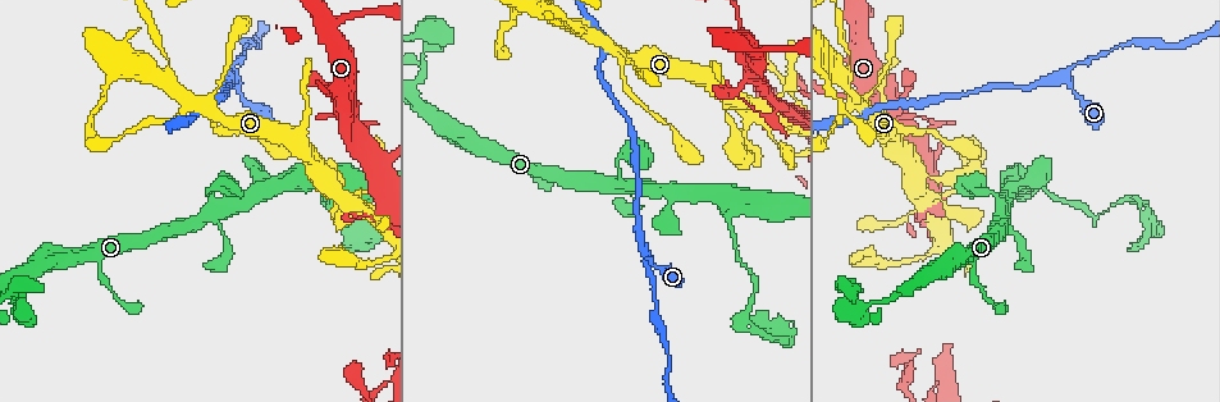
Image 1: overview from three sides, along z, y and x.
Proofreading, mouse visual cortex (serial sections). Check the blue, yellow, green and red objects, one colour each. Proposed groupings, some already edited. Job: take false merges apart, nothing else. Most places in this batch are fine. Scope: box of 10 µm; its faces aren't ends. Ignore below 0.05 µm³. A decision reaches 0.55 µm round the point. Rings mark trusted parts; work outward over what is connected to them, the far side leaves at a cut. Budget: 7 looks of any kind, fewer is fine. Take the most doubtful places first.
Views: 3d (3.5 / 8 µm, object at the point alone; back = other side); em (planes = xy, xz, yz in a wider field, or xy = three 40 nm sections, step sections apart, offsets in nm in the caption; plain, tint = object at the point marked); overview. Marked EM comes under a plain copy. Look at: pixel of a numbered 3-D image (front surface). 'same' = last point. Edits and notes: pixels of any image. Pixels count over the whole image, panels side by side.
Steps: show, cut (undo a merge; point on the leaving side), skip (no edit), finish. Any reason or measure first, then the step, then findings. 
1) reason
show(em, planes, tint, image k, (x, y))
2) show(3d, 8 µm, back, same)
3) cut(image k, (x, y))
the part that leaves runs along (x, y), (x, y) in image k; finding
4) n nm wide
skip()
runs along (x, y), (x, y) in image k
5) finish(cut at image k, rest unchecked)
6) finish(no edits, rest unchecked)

sudden change in width
show(3d, 3.5 µm, image 1, (185, 102))

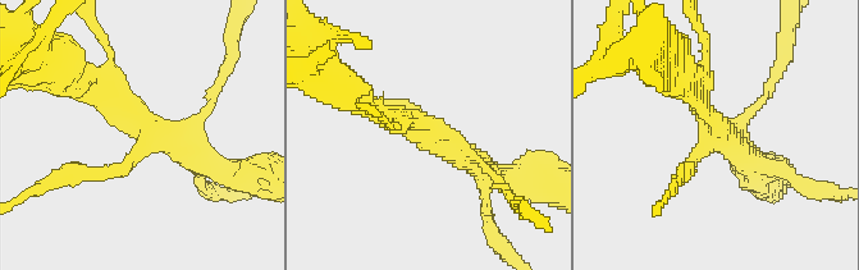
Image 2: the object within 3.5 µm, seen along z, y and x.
shape alone is not enough
show(em, planes, tint, image 2, (433, 136))

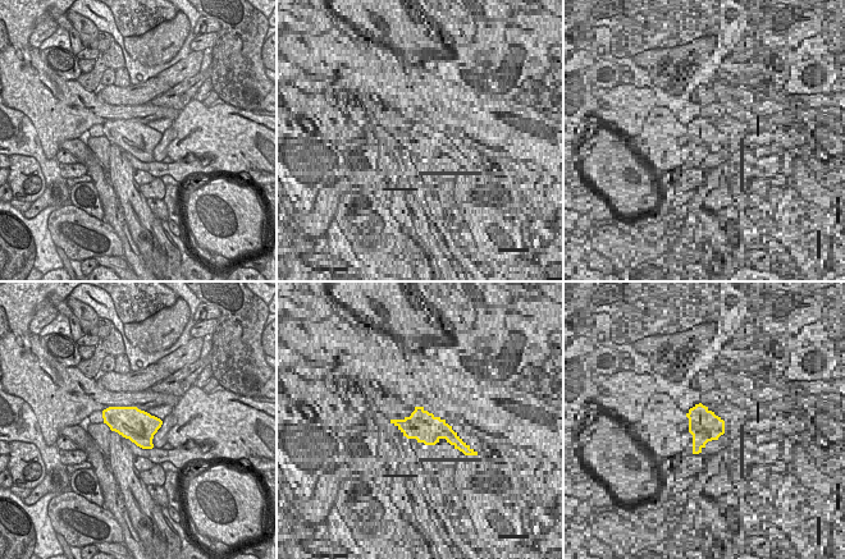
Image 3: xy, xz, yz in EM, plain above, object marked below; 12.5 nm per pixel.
3 arms
skip()
runs along (210, 165), (155, 137), (85, 74) in image 2; continuous, no second cell

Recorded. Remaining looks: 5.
show(3d, 3.5 µm, image 1, (1066, 77))

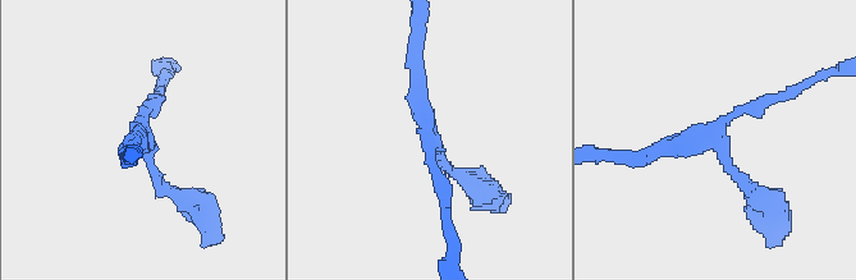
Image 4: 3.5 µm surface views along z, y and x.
3 arms; arms of 150, 150, 200 nm
show(em, xy, step 1, tint, image 4, (712, 140))

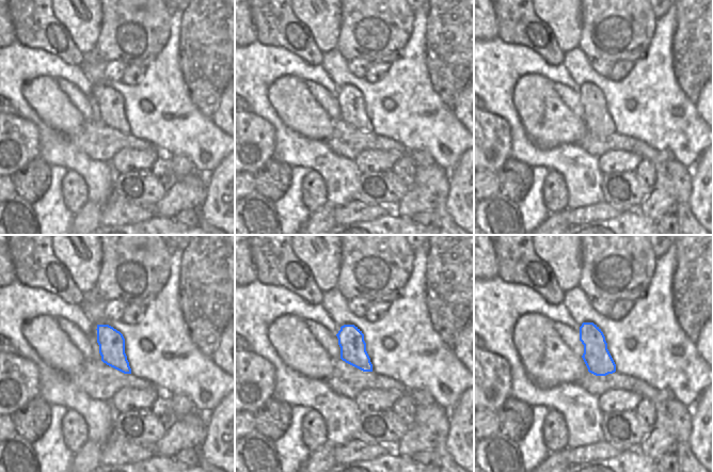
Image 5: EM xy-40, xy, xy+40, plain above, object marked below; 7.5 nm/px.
190 nm wide
skip()
runs along (465, 175), (442, 163), (426, 129), (413, 62) in image 4; one cell here

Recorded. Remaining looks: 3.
branch point
show(3d, 3.5 µm, image 1, (331, 25))

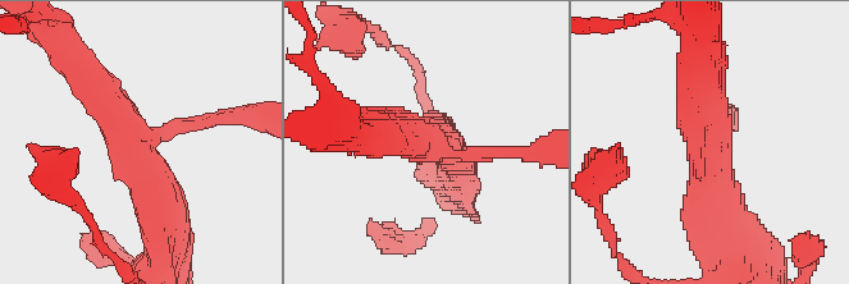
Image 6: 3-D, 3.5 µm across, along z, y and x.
3 arms
skip()
runs along (160, 230), (140, 143), (85, 85) in image 6; all the same cell

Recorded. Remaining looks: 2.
finish(no edits, rest unchecked)

